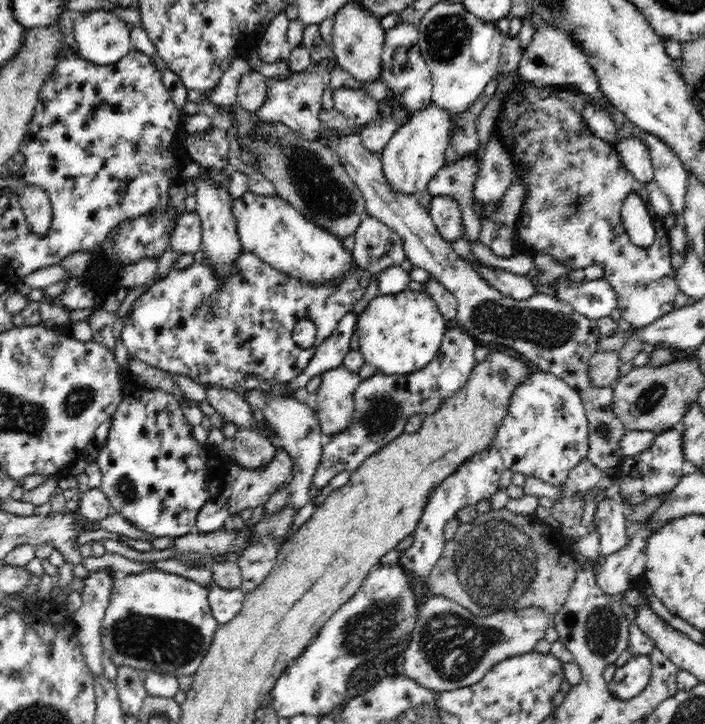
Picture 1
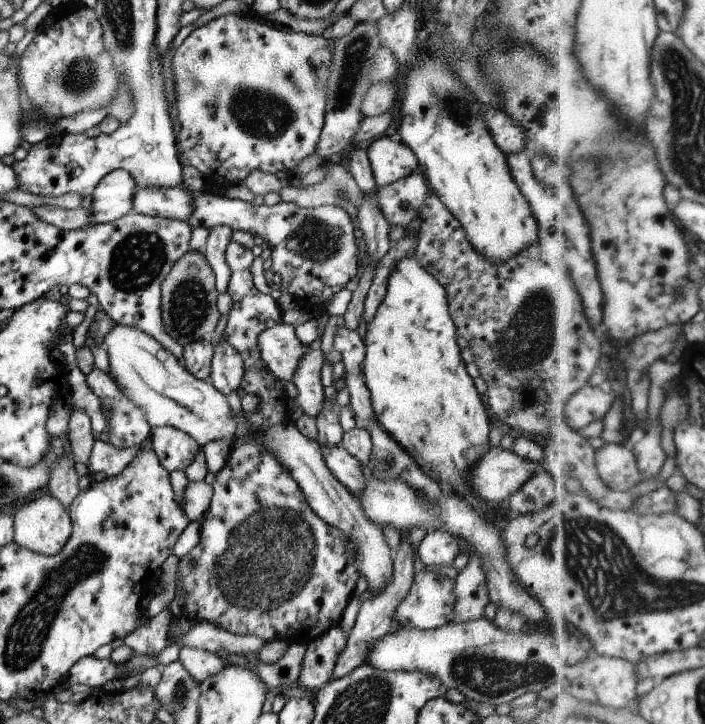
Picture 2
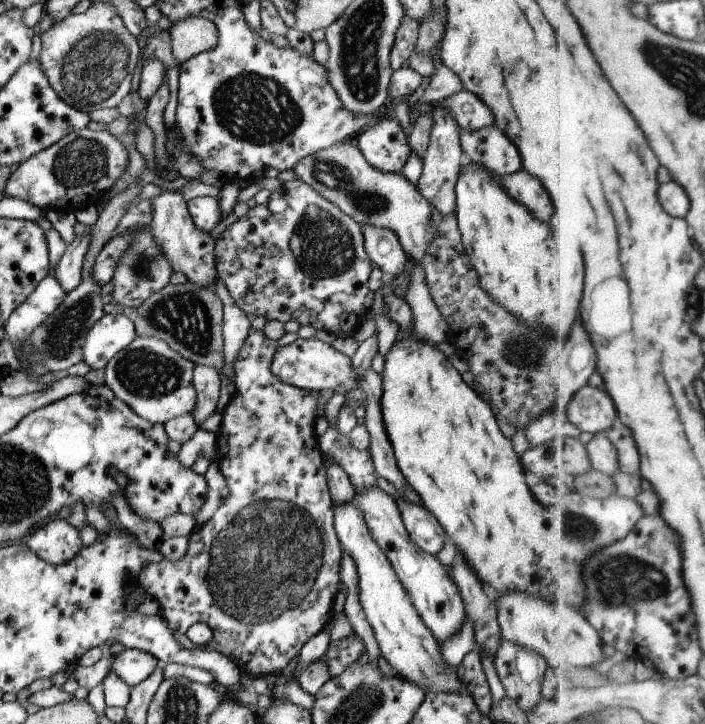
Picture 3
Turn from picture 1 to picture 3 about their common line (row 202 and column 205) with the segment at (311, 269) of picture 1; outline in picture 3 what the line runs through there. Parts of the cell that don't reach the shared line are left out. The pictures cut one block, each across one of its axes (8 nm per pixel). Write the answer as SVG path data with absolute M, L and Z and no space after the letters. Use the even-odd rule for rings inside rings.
M162 190L152 199L151 224L148 226L154 240L160 242L162 252L170 260L174 273L182 272L189 282L198 286L213 288L216 282L216 258L214 256L215 241L209 233L204 233L194 225L189 217L187 202L180 190Z

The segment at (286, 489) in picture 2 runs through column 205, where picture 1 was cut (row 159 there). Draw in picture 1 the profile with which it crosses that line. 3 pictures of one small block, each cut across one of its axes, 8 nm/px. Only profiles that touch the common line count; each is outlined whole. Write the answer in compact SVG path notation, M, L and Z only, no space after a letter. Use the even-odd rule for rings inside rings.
M522 81L515 90L502 96L502 112L496 122L495 132L501 136L516 161L512 183L524 181L528 192L524 198L521 214L514 224L515 254L544 253L554 256L562 265L573 269L604 265L604 279L612 285L617 294L616 308L621 316L630 322L631 328L644 328L655 320L672 312L674 298L679 292L676 271L670 263L671 248L662 219L650 210L655 227L654 242L648 248L636 246L622 224L621 210L630 193L636 193L649 204L647 183L637 181L624 166L615 145L588 133L581 113L587 105L586 98L569 86L538 86Z

